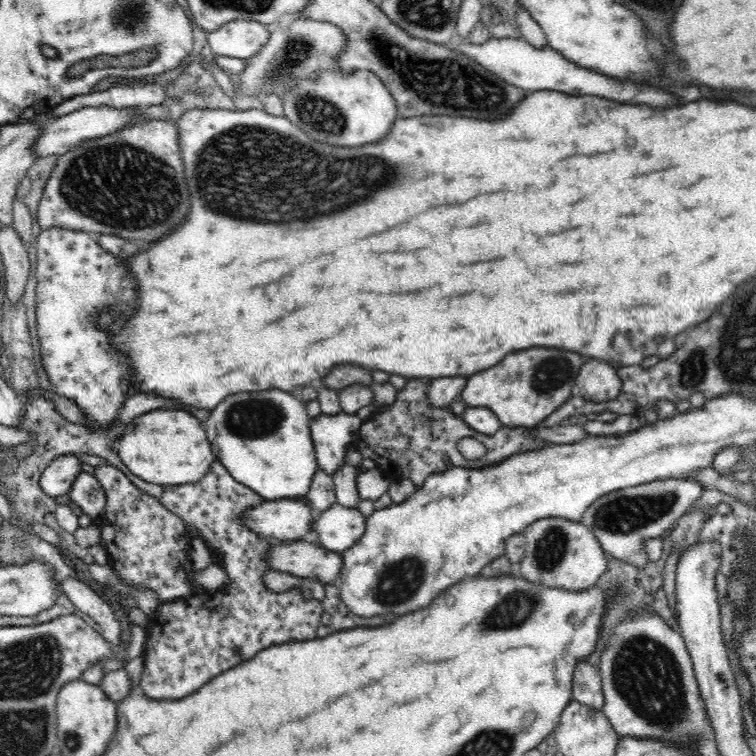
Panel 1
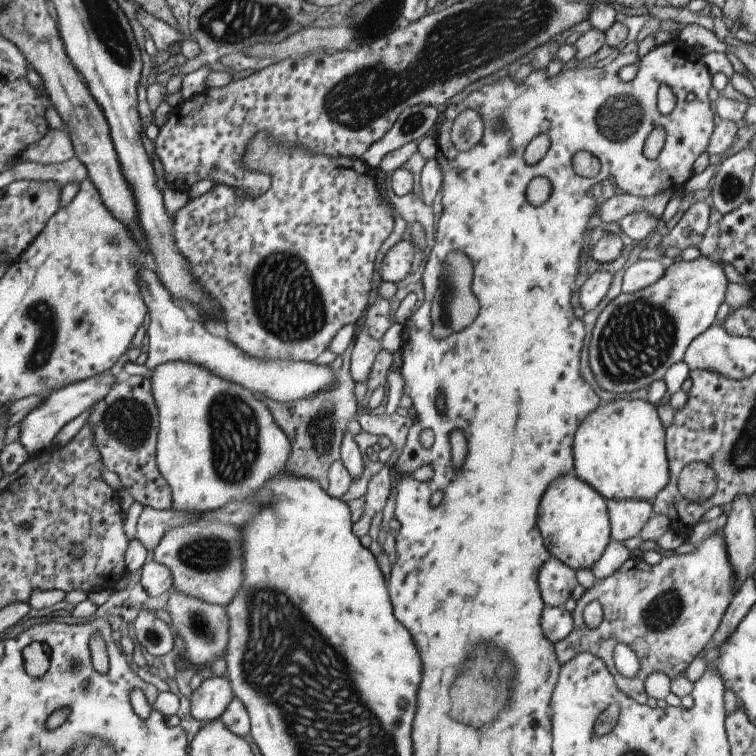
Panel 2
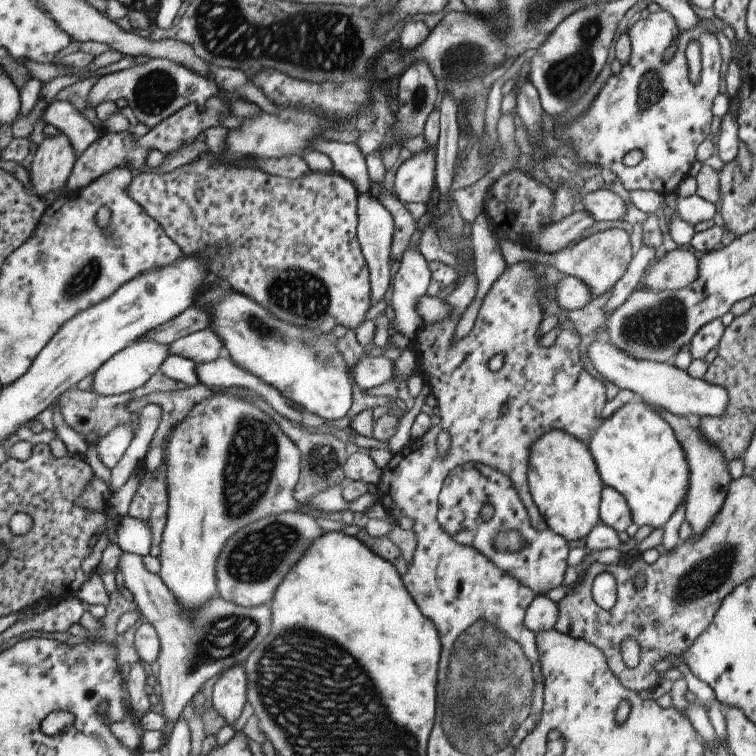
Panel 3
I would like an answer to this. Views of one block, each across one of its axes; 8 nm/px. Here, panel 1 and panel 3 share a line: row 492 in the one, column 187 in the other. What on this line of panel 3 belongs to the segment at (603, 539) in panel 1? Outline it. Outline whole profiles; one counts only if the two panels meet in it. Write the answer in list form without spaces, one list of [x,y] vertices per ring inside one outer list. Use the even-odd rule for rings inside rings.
[[[121,553],[121,555],[119,556],[119,559],[117,560],[117,569],[119,569],[121,571],[122,574],[122,578],[123,578],[123,586],[125,588],[127,588],[127,590],[129,590],[129,594],[131,594],[131,598],[132,601],[136,604],[136,610],[139,613],[139,616],[145,618],[146,622],[149,623],[154,629],[155,632],[157,633],[158,636],[158,641],[159,641],[159,652],[156,658],[156,662],[157,662],[157,674],[155,675],[155,678],[157,678],[157,682],[159,682],[159,702],[161,702],[161,710],[163,713],[163,716],[166,718],[166,726],[162,728],[161,732],[164,734],[165,737],[165,742],[163,743],[163,746],[161,747],[160,750],[157,750],[161,753],[163,753],[164,750],[164,744],[166,743],[166,738],[168,737],[168,734],[170,733],[170,730],[172,729],[173,724],[175,724],[176,720],[179,718],[180,716],[180,712],[182,709],[182,706],[184,704],[187,704],[187,702],[189,702],[191,700],[191,698],[193,698],[193,695],[197,692],[197,690],[199,690],[199,687],[201,687],[201,685],[206,681],[209,680],[209,678],[213,678],[213,676],[217,676],[217,674],[221,674],[221,672],[223,672],[224,669],[228,669],[229,667],[235,666],[235,665],[239,665],[241,666],[243,664],[243,661],[247,658],[247,656],[249,656],[249,653],[253,650],[253,648],[255,648],[257,646],[257,644],[259,644],[259,642],[261,642],[265,636],[267,636],[267,630],[269,630],[269,620],[270,620],[270,616],[269,616],[269,607],[267,605],[259,605],[256,607],[240,607],[237,606],[236,604],[233,604],[232,602],[223,600],[219,595],[215,594],[213,595],[209,600],[208,603],[205,603],[204,605],[201,605],[199,608],[193,609],[193,610],[183,610],[180,606],[179,603],[176,601],[175,595],[169,590],[169,588],[167,588],[165,586],[165,584],[163,584],[163,581],[159,578],[158,574],[151,574],[148,570],[145,570],[145,565],[143,564],[143,561],[141,560],[141,557],[138,554],[135,553]]]

